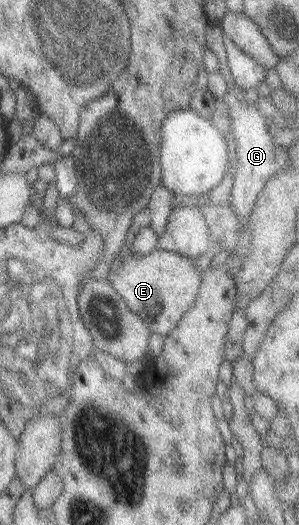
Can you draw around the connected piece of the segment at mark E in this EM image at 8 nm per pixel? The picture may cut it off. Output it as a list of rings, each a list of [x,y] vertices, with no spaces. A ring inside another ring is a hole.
[[[155,248],[146,255],[124,256],[107,280],[127,308],[144,320],[148,331],[164,337],[194,303],[201,277],[195,271],[193,259]]]

